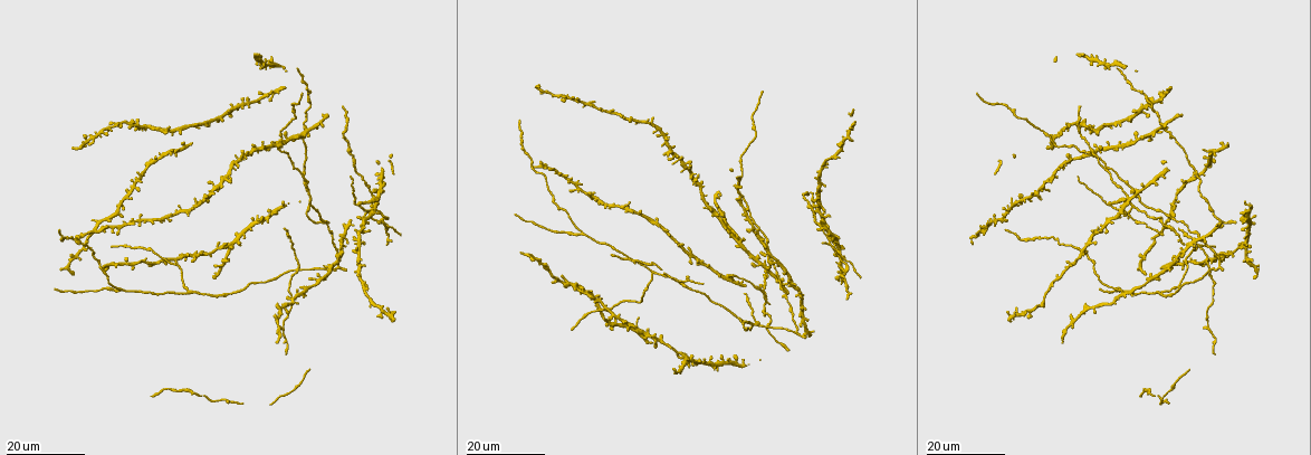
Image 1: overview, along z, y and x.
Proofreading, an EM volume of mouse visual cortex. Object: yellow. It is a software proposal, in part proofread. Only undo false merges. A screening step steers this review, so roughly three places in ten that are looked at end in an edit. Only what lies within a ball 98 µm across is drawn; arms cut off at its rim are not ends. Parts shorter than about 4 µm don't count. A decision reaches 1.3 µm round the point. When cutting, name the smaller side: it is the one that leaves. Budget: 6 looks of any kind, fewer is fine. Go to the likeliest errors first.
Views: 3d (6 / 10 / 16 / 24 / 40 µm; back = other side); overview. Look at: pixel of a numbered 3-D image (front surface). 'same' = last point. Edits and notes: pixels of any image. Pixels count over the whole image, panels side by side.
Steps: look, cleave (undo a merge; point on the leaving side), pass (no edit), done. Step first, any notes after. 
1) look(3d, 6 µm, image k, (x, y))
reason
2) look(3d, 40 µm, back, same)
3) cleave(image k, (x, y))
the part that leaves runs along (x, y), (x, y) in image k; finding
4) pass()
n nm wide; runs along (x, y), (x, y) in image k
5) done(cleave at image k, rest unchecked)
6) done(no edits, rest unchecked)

look(3d, 16 µm, image 1, (1116, 291))
side arm on a straight run

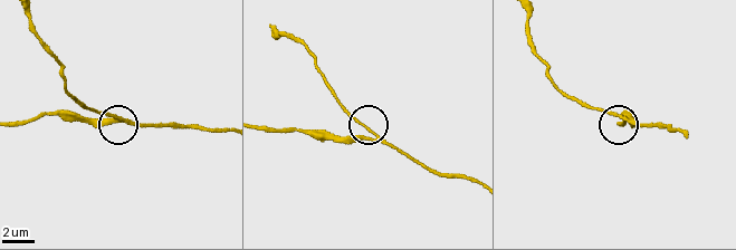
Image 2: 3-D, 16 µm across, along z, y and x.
look(3d, 10 µm, image 2, (370, 133))

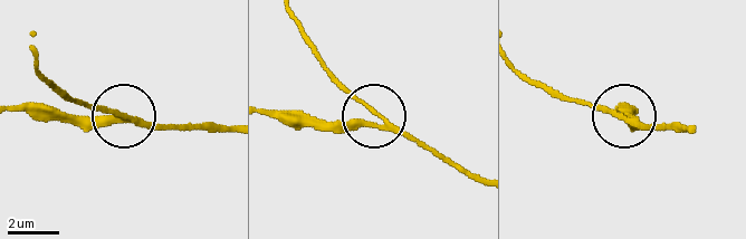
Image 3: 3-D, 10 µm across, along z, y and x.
pass()
side arm 20 µm; 3 arms; continuous, no second neuron

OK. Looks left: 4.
look(3d, 16 µm, image 1, (830, 243))
small branch off a trunk

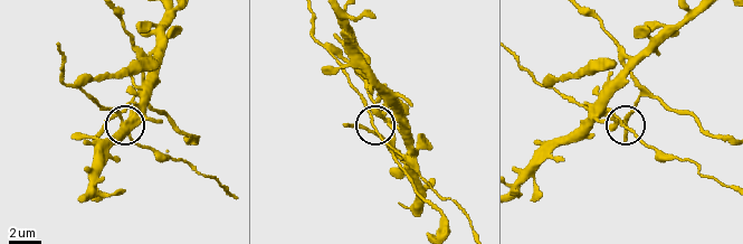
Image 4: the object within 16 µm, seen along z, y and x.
look(3d, 10 µm, image 4, (371, 123))

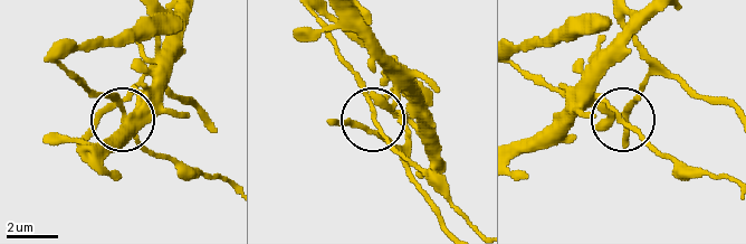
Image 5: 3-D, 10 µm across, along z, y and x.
pass()
all the same neuron

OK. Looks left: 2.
look(3d, 16 µm, image 1, (1211, 272))

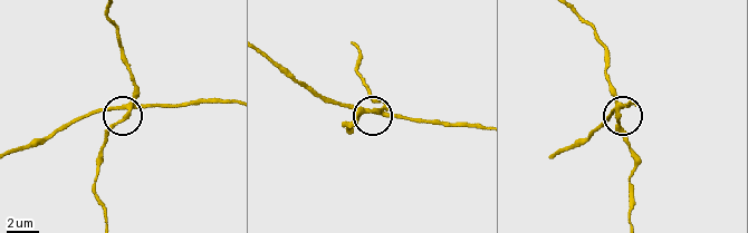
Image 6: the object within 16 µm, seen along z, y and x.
look(3d, 6 µm, image 6, (125, 112))

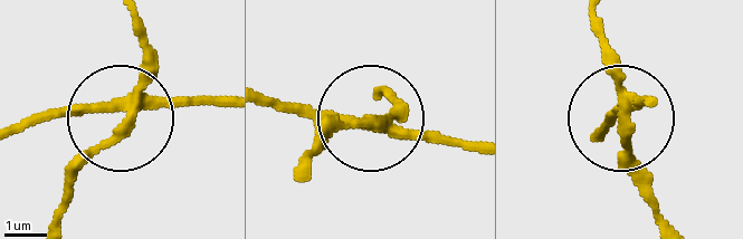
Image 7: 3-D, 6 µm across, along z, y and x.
cleave(image 7, (140, 39))
the part that leaves runs along (136, 105), (76, 175), (62, 219) in image 7; a second neuron is stuck on

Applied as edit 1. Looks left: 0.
done(cleave at image 7, rest unchecked)

